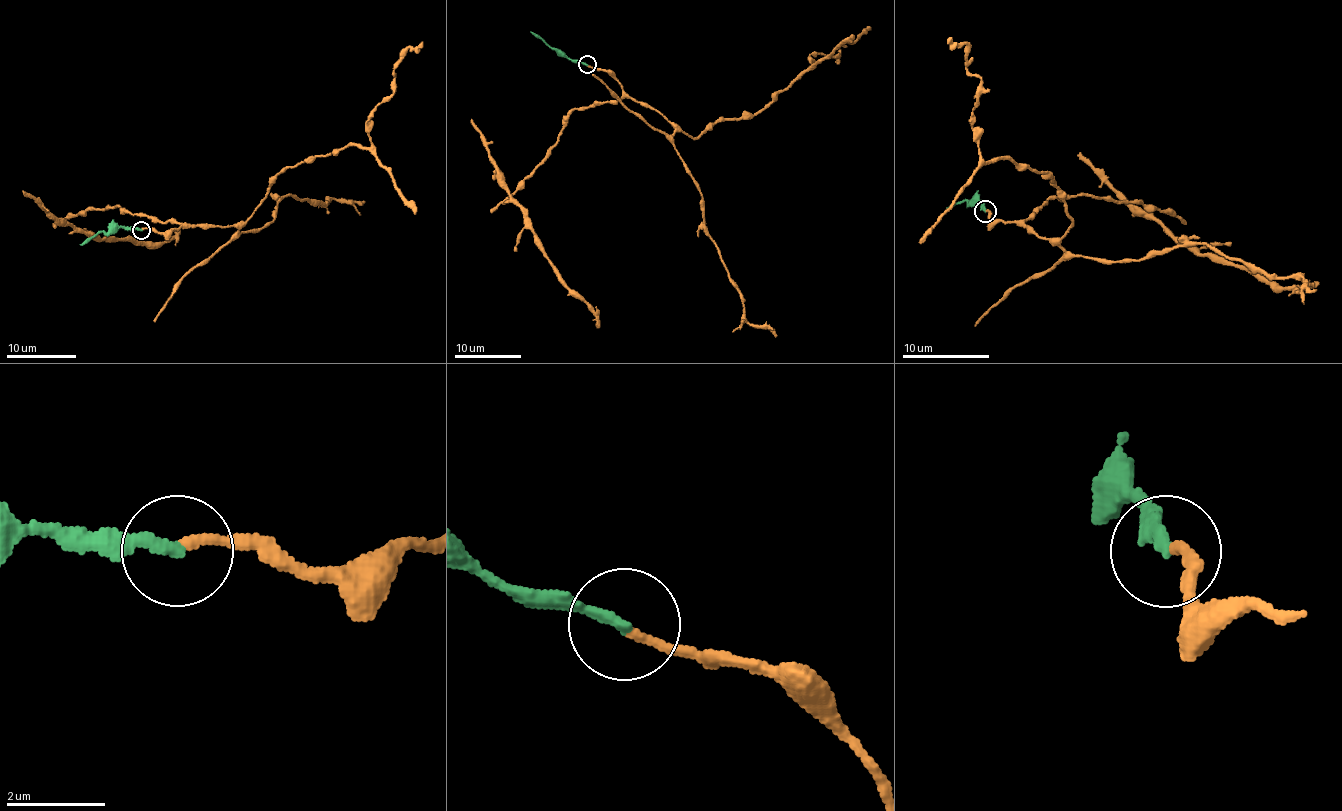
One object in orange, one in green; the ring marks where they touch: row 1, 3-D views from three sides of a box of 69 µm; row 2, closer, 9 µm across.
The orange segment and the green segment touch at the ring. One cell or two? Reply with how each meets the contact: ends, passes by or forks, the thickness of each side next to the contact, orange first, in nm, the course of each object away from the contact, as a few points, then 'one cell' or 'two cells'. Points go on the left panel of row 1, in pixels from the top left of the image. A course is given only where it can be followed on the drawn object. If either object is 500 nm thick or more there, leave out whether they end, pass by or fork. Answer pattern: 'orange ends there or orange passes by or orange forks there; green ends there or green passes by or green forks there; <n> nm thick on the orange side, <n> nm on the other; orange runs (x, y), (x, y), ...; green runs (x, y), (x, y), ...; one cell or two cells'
orange ends there; green ends there; 180 nm thick on the orange side, 240 nm on the other; orange runs (140, 229), (243, 223), (278, 174), (352, 144), (372, 145), (367, 120), (392, 93), (395, 64), (422, 43); green runs (140, 229), (110, 228), (80, 245); one cell

